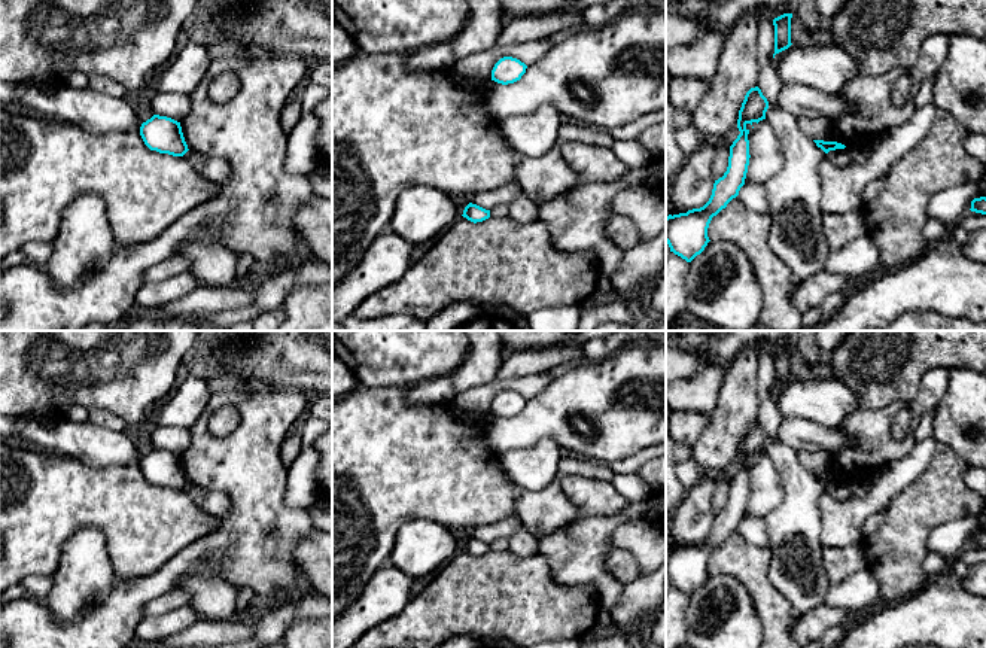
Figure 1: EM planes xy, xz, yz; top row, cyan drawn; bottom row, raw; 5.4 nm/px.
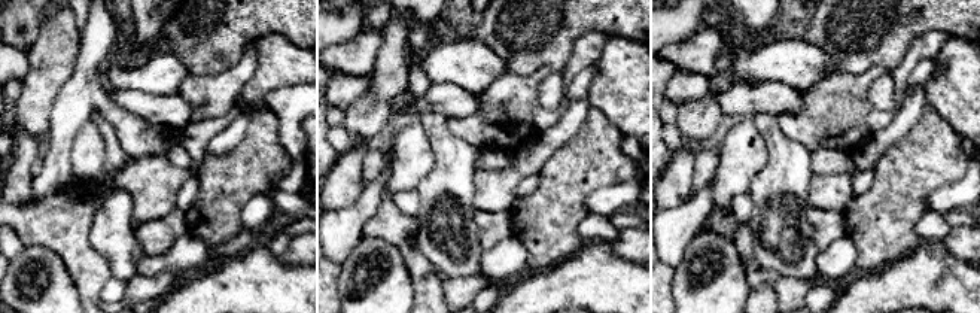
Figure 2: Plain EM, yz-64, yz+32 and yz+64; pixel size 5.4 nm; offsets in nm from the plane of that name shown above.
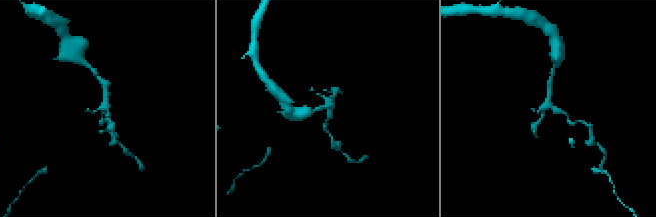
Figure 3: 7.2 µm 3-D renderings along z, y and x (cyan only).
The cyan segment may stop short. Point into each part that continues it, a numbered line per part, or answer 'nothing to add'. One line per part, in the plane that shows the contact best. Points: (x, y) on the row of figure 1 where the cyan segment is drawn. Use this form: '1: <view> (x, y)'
nothing to add

